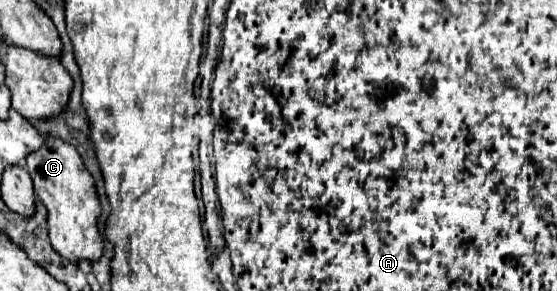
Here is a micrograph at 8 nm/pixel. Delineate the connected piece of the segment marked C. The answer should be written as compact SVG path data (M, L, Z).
M45 138L45 144L27 156L27 170L35 184L35 194L49 210L49 240L55 252L73 264L87 260L95 264L103 256L103 238L99 234L97 220L101 216L101 204L93 176L87 172L79 152L59 138Z

